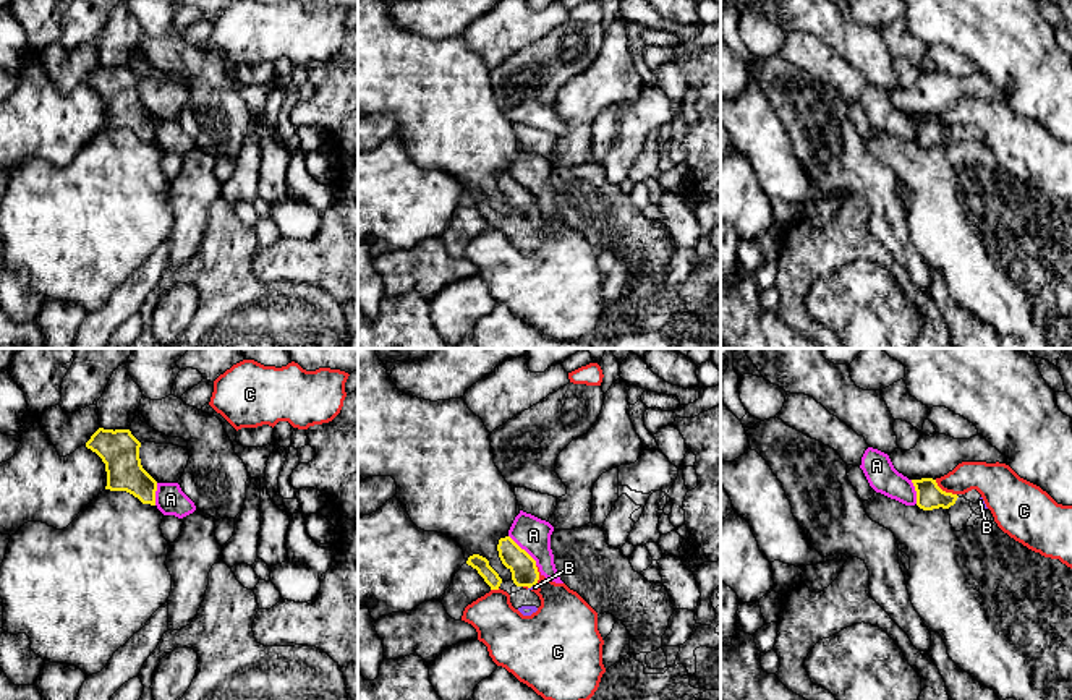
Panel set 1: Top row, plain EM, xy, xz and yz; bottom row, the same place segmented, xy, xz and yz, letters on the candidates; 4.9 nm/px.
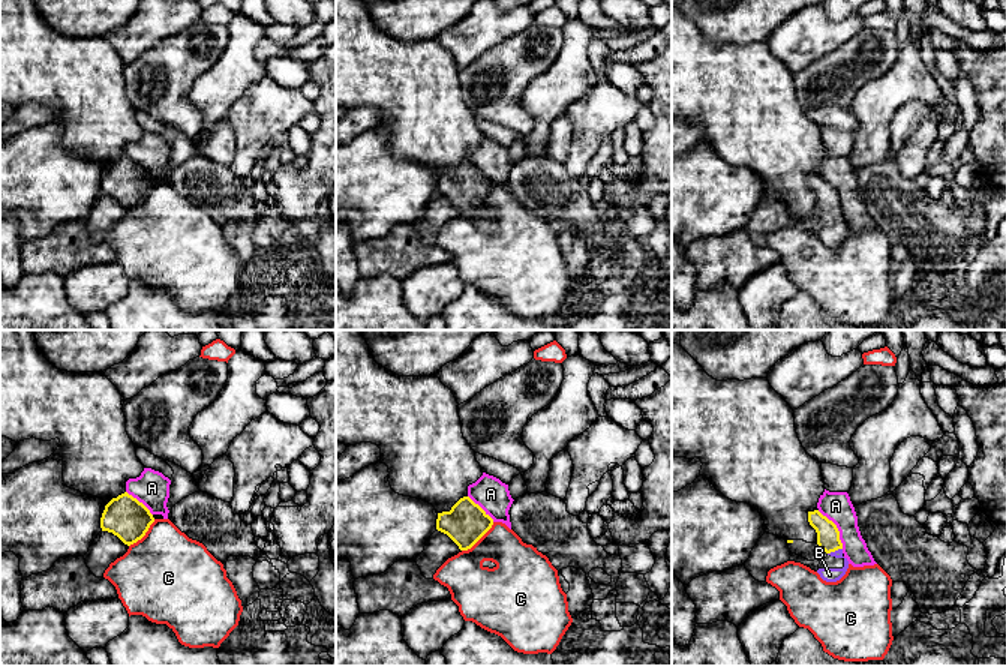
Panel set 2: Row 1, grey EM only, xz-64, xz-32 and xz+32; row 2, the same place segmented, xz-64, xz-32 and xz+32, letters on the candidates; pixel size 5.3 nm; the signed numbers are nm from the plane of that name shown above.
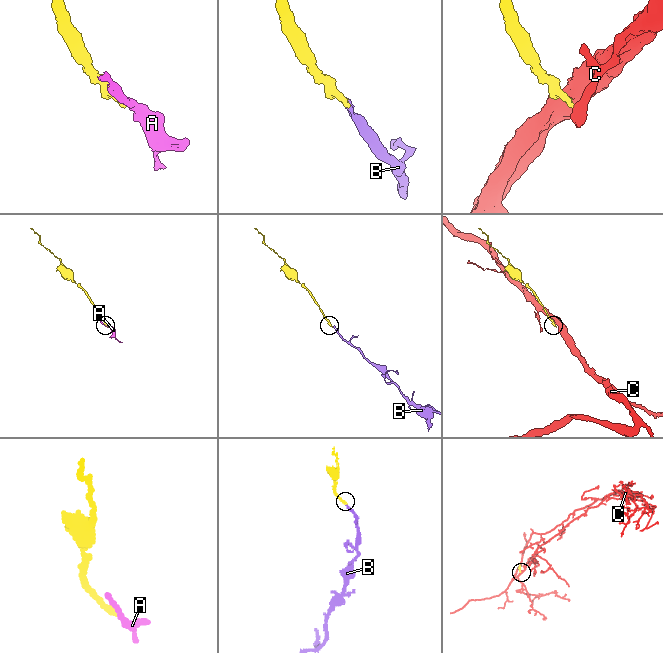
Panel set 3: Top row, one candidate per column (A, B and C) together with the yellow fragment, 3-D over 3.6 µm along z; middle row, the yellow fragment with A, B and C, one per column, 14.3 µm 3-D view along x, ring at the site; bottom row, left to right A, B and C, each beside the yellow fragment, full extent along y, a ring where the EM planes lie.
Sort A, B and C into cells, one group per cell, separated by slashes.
A / B / C

